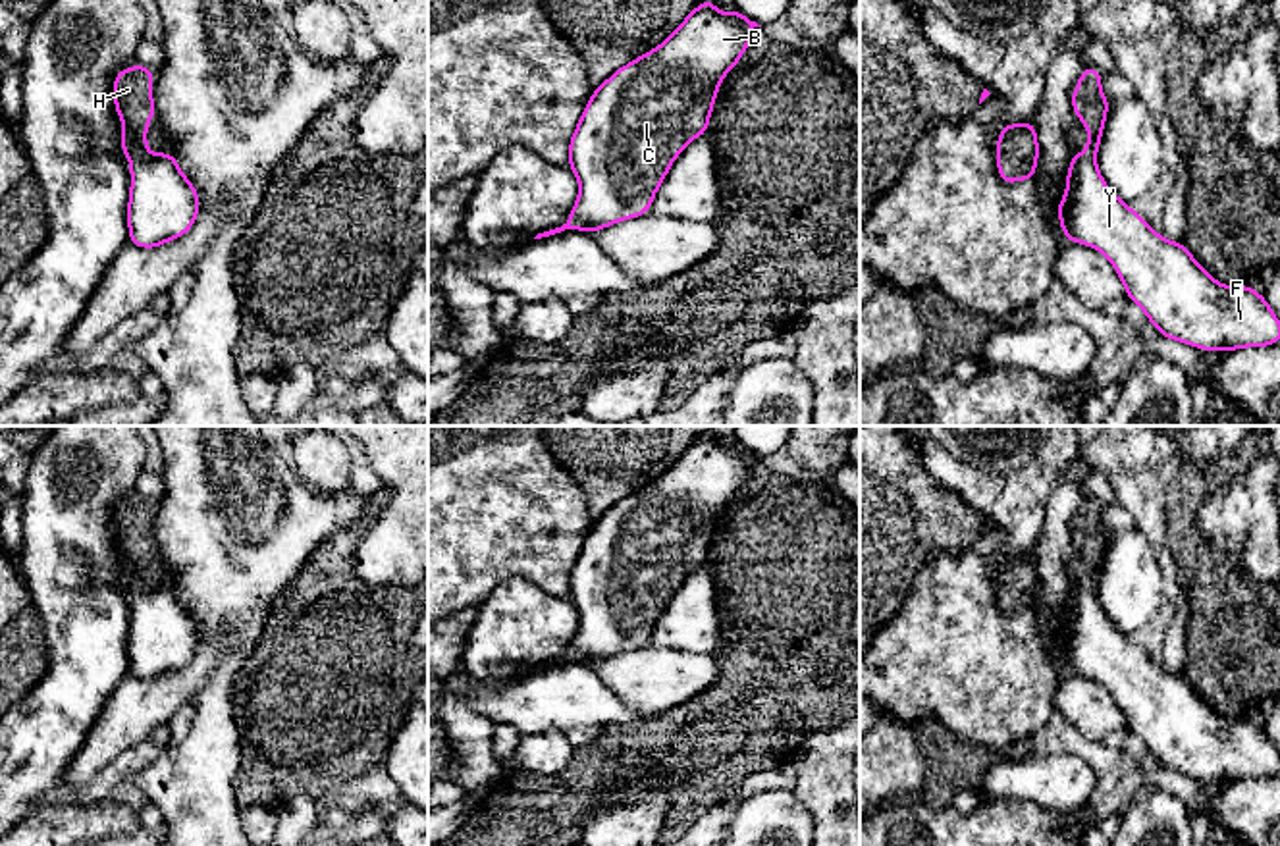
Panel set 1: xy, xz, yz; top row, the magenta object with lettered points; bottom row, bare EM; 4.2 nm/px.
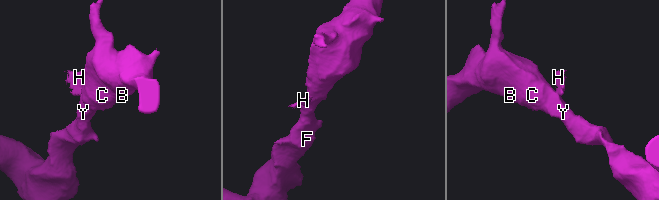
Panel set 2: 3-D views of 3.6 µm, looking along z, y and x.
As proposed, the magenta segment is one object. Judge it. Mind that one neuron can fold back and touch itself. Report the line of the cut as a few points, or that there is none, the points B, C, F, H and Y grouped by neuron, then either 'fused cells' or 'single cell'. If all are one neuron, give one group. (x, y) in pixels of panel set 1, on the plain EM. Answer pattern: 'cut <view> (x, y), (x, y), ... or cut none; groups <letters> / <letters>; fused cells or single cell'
cut xy (151, 586), (133, 592); groups B C F Y / H; fused cells

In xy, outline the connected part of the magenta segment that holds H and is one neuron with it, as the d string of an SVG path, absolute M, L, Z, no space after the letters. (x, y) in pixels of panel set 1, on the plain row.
M133 497L114 509L114 538L123 555L121 584L129 592L150 588L147 582L147 559L156 547L152 536L154 501Z

